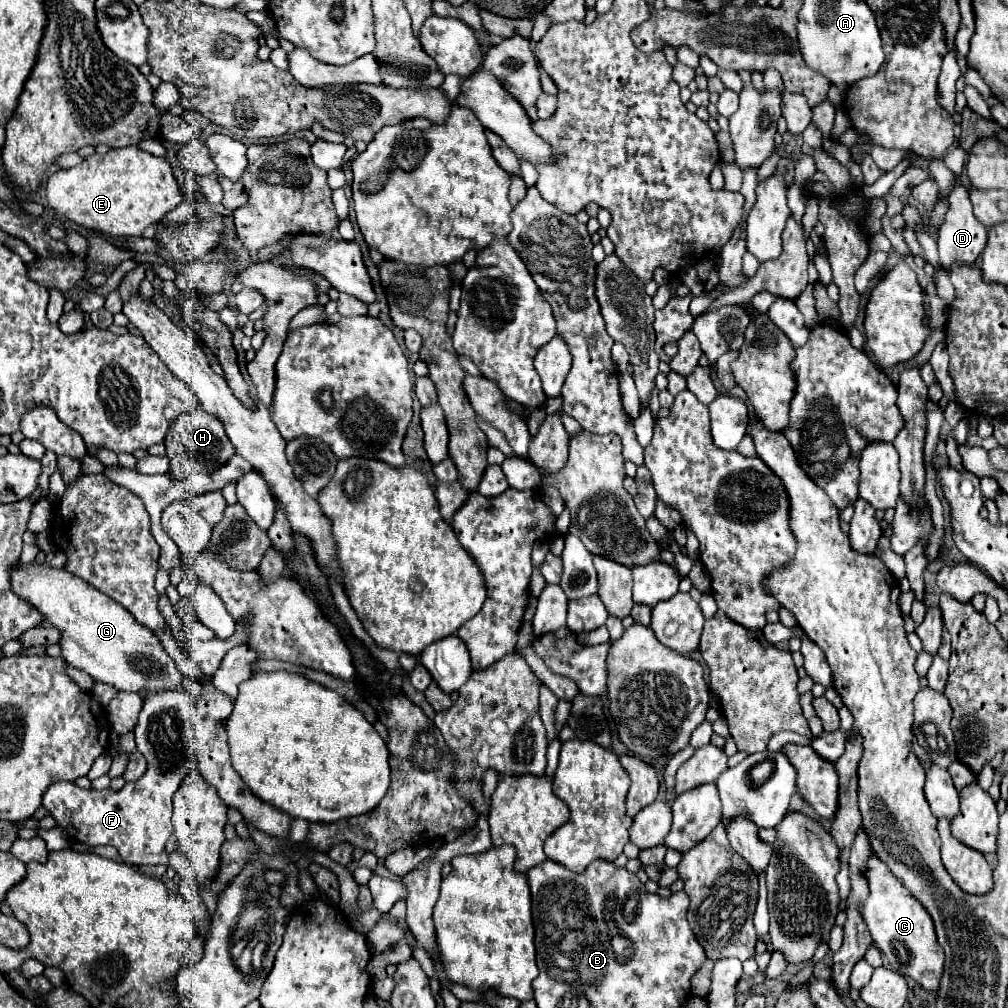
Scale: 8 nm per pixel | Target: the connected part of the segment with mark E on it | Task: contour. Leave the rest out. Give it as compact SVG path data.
M137 146L93 154L75 168L57 170L47 180L49 208L73 224L113 238L141 236L147 226L161 222L165 214L181 202L183 194L173 178L169 162L147 154Z

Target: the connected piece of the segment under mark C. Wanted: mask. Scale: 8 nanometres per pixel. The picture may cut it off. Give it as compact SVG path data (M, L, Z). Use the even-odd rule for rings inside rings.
M871 856L867 860L865 878L869 884L869 896L859 906L859 912L869 928L873 944L885 954L891 970L911 976L925 990L935 992L943 974L945 954L943 948L939 948L937 944L929 912L923 908L923 904L919 904L919 900L915 900L915 896L911 896L911 892L891 874L887 864L883 864L877 856Z

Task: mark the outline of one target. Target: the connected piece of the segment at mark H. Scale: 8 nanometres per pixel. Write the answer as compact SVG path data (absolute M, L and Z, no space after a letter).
M203 410L181 414L179 420L175 420L175 424L171 424L167 432L165 448L167 448L167 458L171 462L169 472L177 480L183 480L199 472L211 474L215 472L215 468L221 468L235 454L235 448L223 430L223 422L213 416L207 416Z

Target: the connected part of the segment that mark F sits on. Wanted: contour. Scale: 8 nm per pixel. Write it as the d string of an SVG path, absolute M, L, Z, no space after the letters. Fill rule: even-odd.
M167 690L167 692L155 692L155 696L147 696L138 722L134 729L135 742L138 751L147 751L147 772L139 782L125 784L119 792L113 790L83 790L73 782L57 782L53 784L45 796L43 806L49 810L49 814L55 818L55 822L71 836L89 844L89 846L115 846L119 850L119 856L127 864L165 864L165 834L173 830L171 826L171 798L175 790L181 786L183 778L197 768L197 756L195 756L195 736L193 736L193 696L187 690Z

